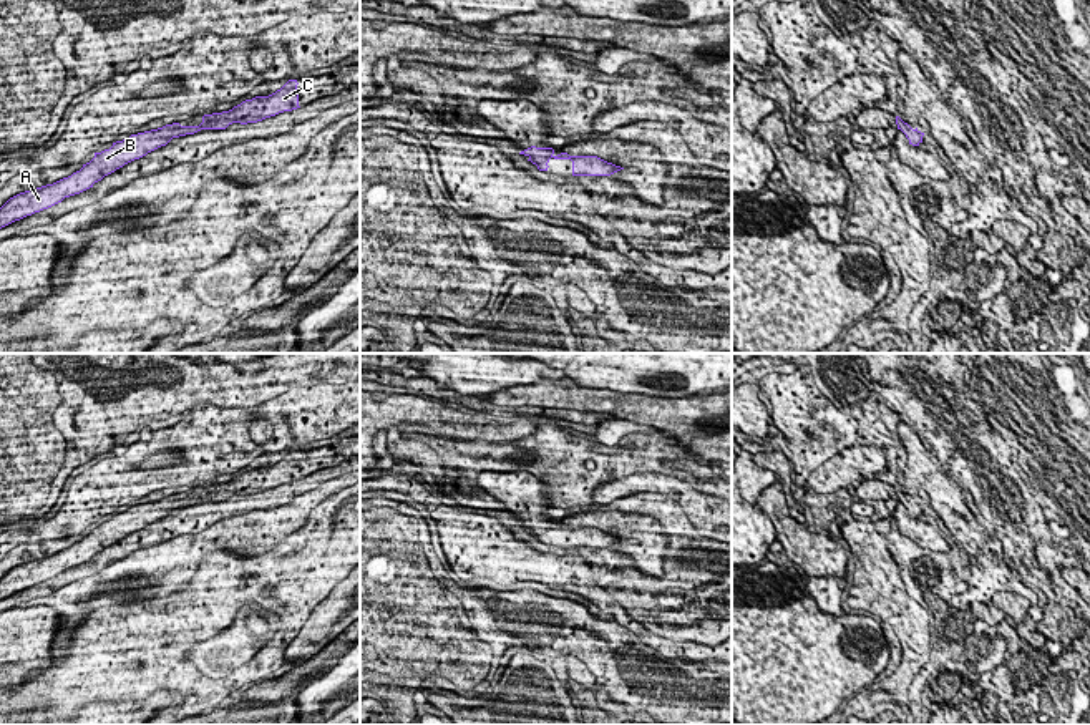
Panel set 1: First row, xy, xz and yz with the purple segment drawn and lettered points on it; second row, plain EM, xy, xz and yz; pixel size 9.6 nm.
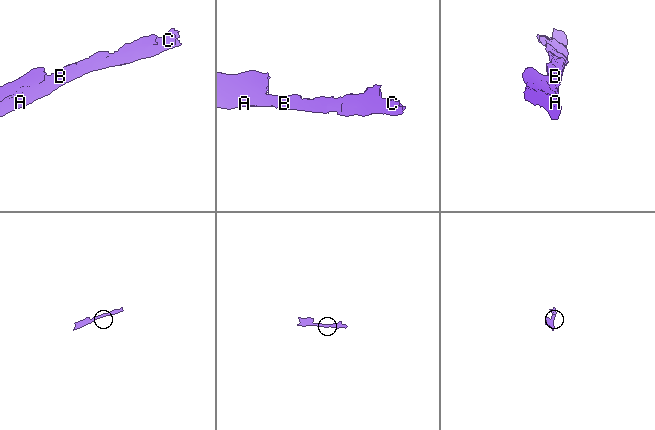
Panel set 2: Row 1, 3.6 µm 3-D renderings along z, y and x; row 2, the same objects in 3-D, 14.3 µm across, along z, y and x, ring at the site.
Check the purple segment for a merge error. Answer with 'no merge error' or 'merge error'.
no merge error

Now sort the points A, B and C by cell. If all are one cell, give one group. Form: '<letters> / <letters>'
A B C

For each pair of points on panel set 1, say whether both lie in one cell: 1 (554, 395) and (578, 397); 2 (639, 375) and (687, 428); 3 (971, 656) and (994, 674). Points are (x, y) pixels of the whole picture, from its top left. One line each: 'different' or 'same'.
1: same
2: different
3: different

